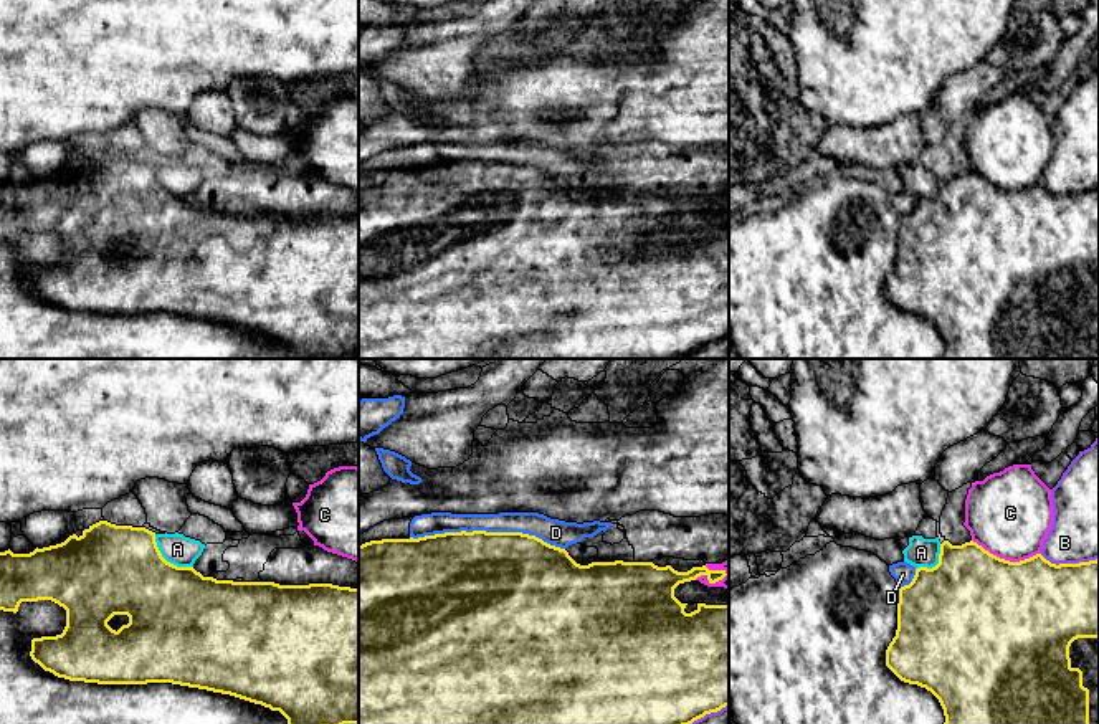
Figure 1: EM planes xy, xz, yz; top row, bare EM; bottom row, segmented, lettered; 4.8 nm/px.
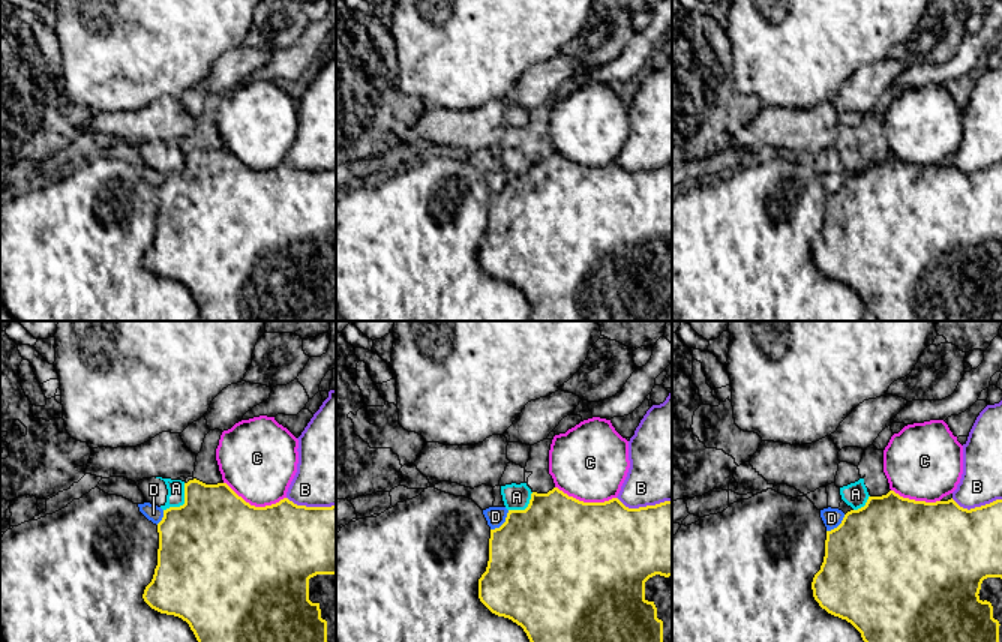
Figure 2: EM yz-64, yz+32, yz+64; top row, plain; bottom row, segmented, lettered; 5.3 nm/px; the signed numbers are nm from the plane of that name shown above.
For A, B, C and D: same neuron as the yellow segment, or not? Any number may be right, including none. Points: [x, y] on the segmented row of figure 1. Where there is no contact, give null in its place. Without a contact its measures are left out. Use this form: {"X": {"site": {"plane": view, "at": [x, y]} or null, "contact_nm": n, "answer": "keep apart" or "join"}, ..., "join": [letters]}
{"A": {"site": {"plane": "xy", "at": [166, 561]}, "contact_nm": 260, "answer": "keep apart"}, "B": {"site": {"plane": "yz", "at": [1070, 564]}, "contact_nm": 280, "answer": "keep apart"}, "C": {"site": {"plane": "yz", "at": [1007, 561]}, "contact_nm": 340, "answer": "keep apart"}, "D": {"site": {"plane": "xz", "at": [488, 533]}, "contact_nm": 750, "answer": "keep apart"}, "join": []}

